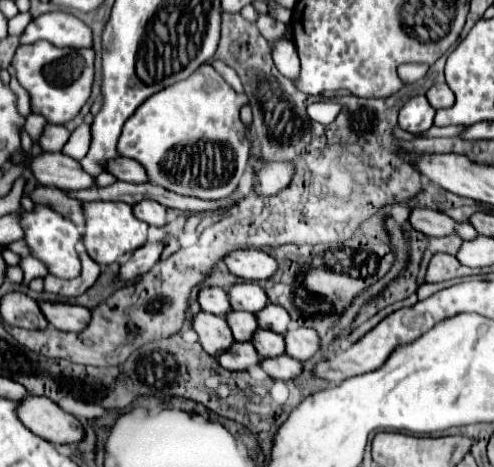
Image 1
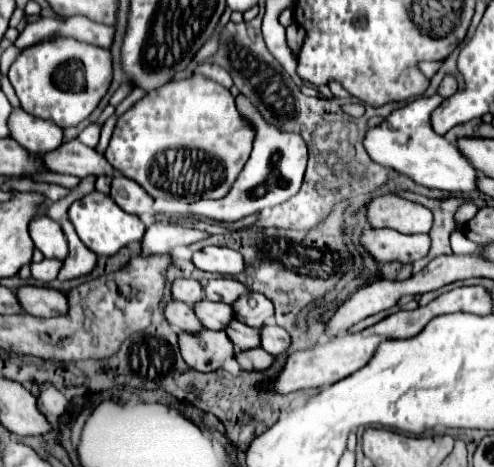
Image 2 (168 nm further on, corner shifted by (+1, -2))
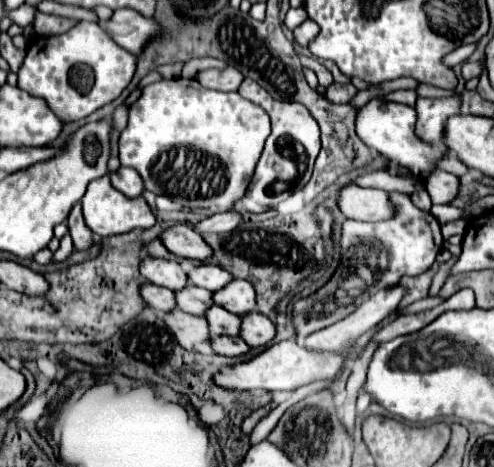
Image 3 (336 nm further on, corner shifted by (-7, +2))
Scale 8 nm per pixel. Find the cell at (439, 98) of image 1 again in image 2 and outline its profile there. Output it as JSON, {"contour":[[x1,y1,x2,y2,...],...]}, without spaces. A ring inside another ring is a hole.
{"contour":[[446,74,444,80,442,80,442,84,440,84,440,88,438,88,438,94,444,96,444,98,448,98,448,96,452,96,456,90,458,90,458,80,456,80,456,76,454,76,454,74]]}

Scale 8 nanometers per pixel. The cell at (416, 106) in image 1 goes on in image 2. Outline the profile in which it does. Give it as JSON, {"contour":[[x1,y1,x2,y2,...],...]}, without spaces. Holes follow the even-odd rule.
{"contour":[[434,94,430,98,416,98,414,102,394,110,380,126,368,130,364,136,364,148,374,162,406,174,420,186,446,192,472,192,476,190,476,170,472,170,472,164,452,142,438,136,430,128,430,112,438,108,443,100]]}

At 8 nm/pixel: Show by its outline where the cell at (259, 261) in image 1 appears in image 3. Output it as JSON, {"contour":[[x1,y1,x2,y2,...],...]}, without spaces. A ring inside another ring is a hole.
{"contour":[[178,224,168,228,162,234,162,240,164,240,164,246,180,258,204,262,214,254,214,250,188,224]]}

